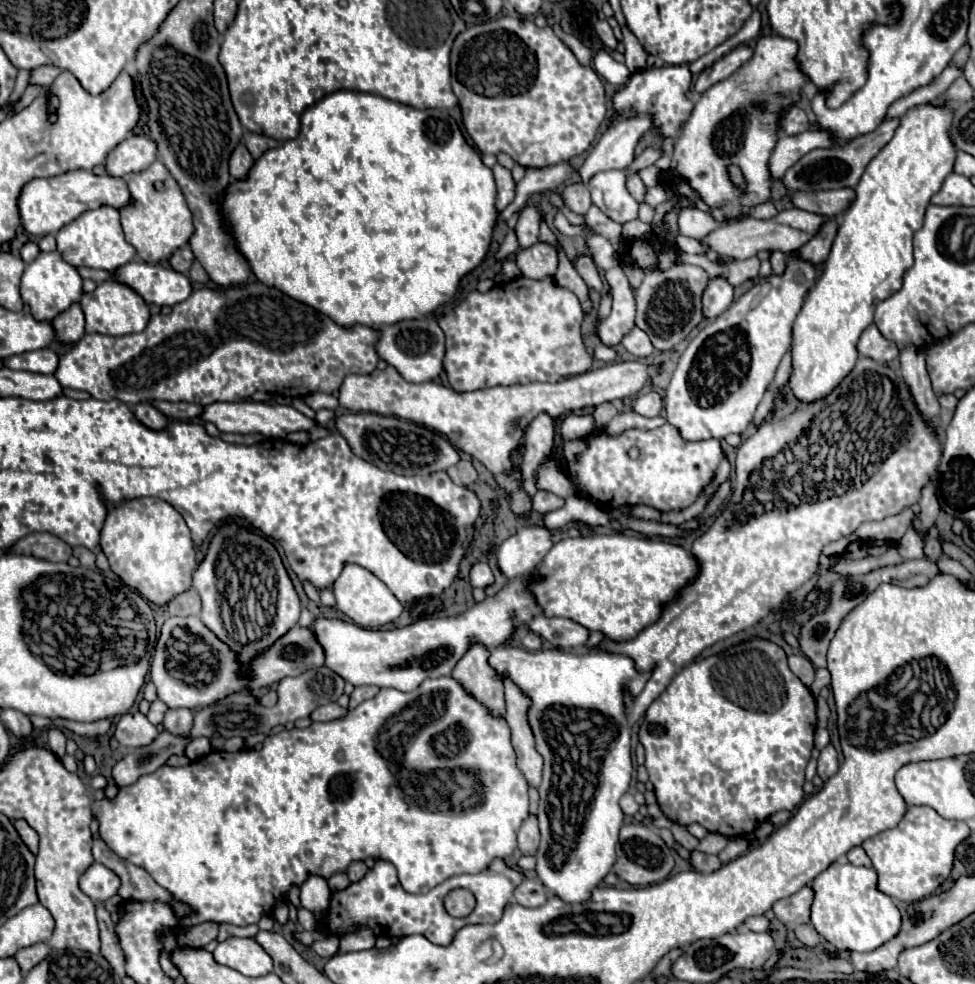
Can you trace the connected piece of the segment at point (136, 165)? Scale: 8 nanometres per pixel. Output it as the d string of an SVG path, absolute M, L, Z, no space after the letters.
M130 135L116 145L106 161L106 169L114 177L128 177L130 173L144 171L156 161L156 143L146 135Z

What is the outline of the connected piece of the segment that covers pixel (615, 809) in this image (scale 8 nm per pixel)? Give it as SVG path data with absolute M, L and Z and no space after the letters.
M496 647L490 655L490 665L498 671L498 675L502 677L502 673L506 671L510 675L510 679L532 699L532 707L528 711L528 721L530 721L530 727L534 731L534 737L536 737L536 749L538 753L544 757L544 769L542 769L542 783L538 787L540 791L540 805L538 805L538 821L540 821L540 847L538 847L538 853L536 853L536 875L538 879L544 883L544 887L564 899L566 903L582 903L584 899L590 899L592 891L602 883L602 879L612 871L614 863L616 863L616 843L618 843L618 831L624 823L624 813L618 805L620 797L626 793L628 785L630 785L630 779L632 779L632 759L630 759L630 725L626 721L626 715L624 715L624 693L622 689L628 689L632 695L638 695L642 689L644 689L644 683L646 679L650 677L648 673L638 673L636 667L634 667L634 661L626 655L612 655L612 653L594 653L594 651L558 651L558 649L552 649L552 651L538 651L538 653L532 653L532 651L526 651L526 649L520 649L520 647Z

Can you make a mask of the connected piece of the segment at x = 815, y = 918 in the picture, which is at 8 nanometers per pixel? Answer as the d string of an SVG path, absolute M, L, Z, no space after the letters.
M834 861L810 887L814 891L810 923L836 949L874 951L900 931L900 911L888 895L876 889L876 871L872 867Z

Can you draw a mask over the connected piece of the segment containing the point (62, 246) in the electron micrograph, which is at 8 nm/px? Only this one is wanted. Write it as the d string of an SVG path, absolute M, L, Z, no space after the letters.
M98 207L92 211L84 211L72 223L64 225L56 235L58 251L72 263L72 267L92 267L92 269L106 269L114 271L124 263L130 263L136 257L136 249L126 243L122 227L120 227L120 213L114 207Z

